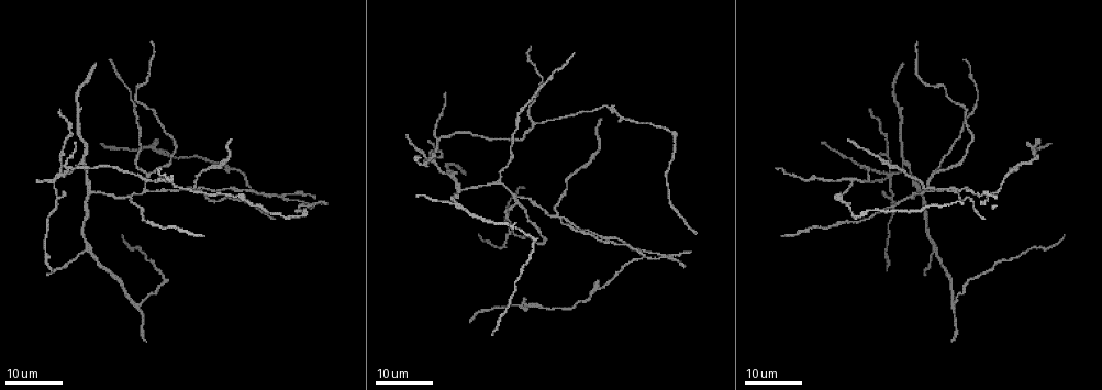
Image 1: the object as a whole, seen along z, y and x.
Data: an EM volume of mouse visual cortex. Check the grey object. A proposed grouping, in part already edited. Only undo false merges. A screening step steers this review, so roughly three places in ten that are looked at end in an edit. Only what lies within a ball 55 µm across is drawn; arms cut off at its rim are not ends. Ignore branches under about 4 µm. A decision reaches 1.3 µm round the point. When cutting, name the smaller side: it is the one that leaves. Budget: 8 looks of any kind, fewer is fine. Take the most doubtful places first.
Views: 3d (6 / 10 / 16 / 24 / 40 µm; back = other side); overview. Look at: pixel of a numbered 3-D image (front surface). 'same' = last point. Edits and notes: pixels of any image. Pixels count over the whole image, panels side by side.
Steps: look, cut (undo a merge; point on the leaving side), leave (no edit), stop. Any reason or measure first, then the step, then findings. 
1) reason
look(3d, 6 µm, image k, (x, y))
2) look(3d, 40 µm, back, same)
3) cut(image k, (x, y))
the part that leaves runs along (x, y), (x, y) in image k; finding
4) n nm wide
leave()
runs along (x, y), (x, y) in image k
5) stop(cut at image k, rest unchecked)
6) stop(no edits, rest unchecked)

three arms meet
look(3d, 24 µm, image 1, (89, 248))

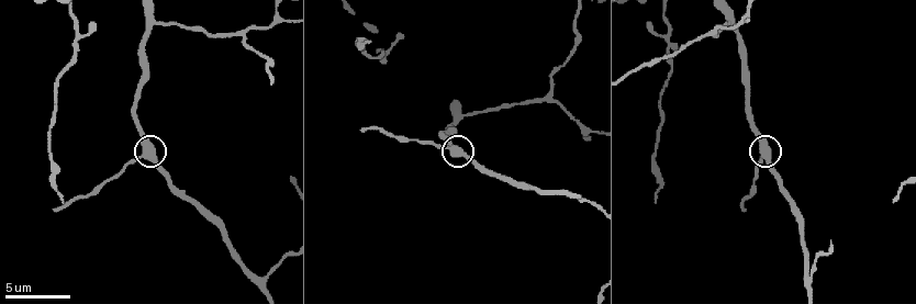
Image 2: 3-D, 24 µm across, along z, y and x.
closer look
look(3d, 6 µm, image 2, (147, 156))

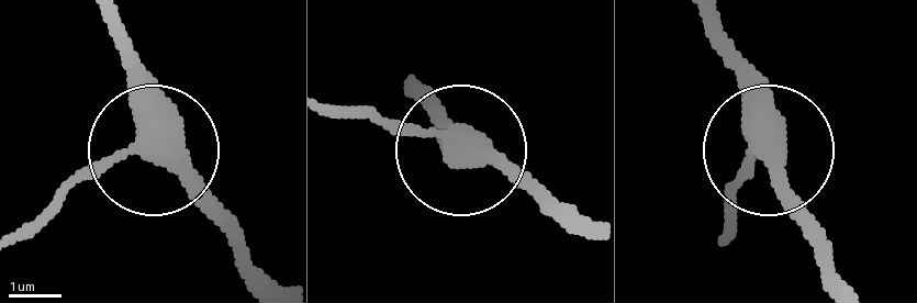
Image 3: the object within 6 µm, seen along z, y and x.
leave()
runs along (111, 17), (151, 144), (80, 175), (20, 235) in image 3; all the same cell

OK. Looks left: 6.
four arms meet
look(3d, 24 µm, image 1, (651, 252))

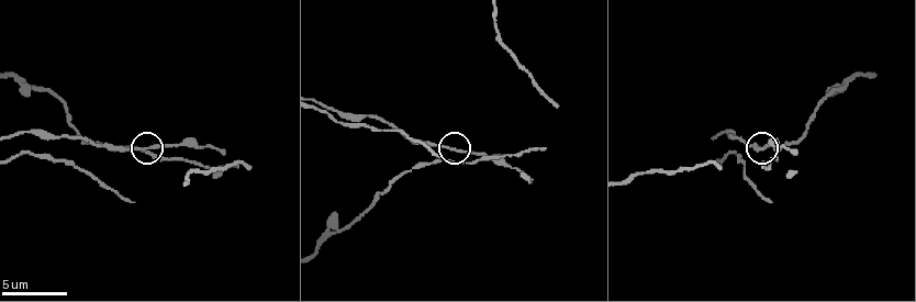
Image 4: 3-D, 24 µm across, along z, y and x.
closer look
look(3d, 10 µm, image 4, (144, 148))

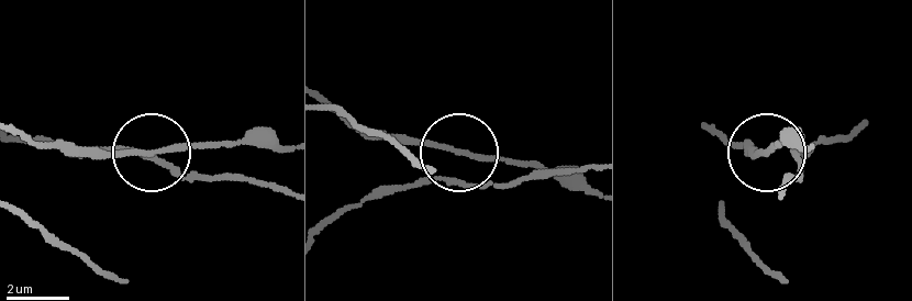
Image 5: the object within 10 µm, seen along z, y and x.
4 arms
leave()
runs along (15, 130), (47, 145), (102, 153), (234, 145) in image 5; one cell here

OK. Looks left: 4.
three arms meet
look(3d, 16 µm, image 2, (152, 21))

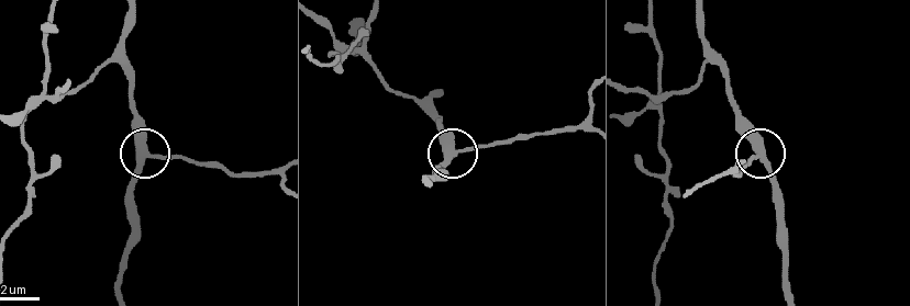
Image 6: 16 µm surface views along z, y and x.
look(3d, 6 µm, image 6, (760, 157))

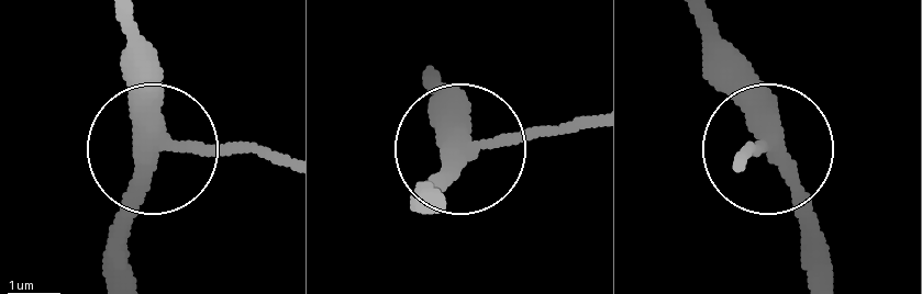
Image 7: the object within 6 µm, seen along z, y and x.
side arm 57 µm
leave()
runs along (707, 38), (711, 74), (795, 191), (808, 252) in image 7; all the same cell

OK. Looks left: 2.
branch point
look(3d, 10 µm, image 2, (570, 195))

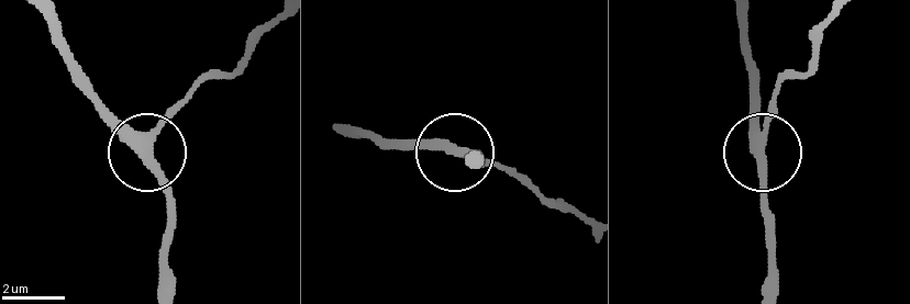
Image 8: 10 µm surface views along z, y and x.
look(3d, 6 µm, image 8, (143, 145))

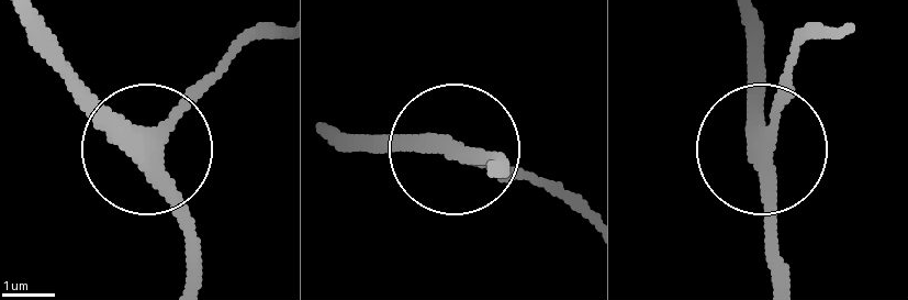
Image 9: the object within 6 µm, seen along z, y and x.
side arm 7 µm
leave()
runs along (22, 20), (131, 137), (192, 265) in image 9; all the same cell

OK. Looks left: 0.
stop(no edits, rest unchecked)

